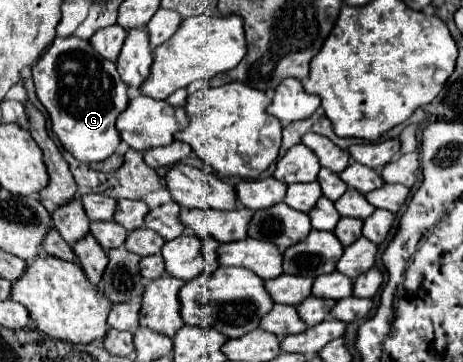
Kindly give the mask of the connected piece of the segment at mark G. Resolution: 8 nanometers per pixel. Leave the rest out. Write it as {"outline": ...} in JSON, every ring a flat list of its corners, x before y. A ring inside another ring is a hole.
{"outline":[[75,35,55,37,33,67,33,79,37,97,49,113,53,133,75,159,81,163,95,163,117,151,121,137,115,121,127,109,129,97,115,63,97,55,89,41]]}

